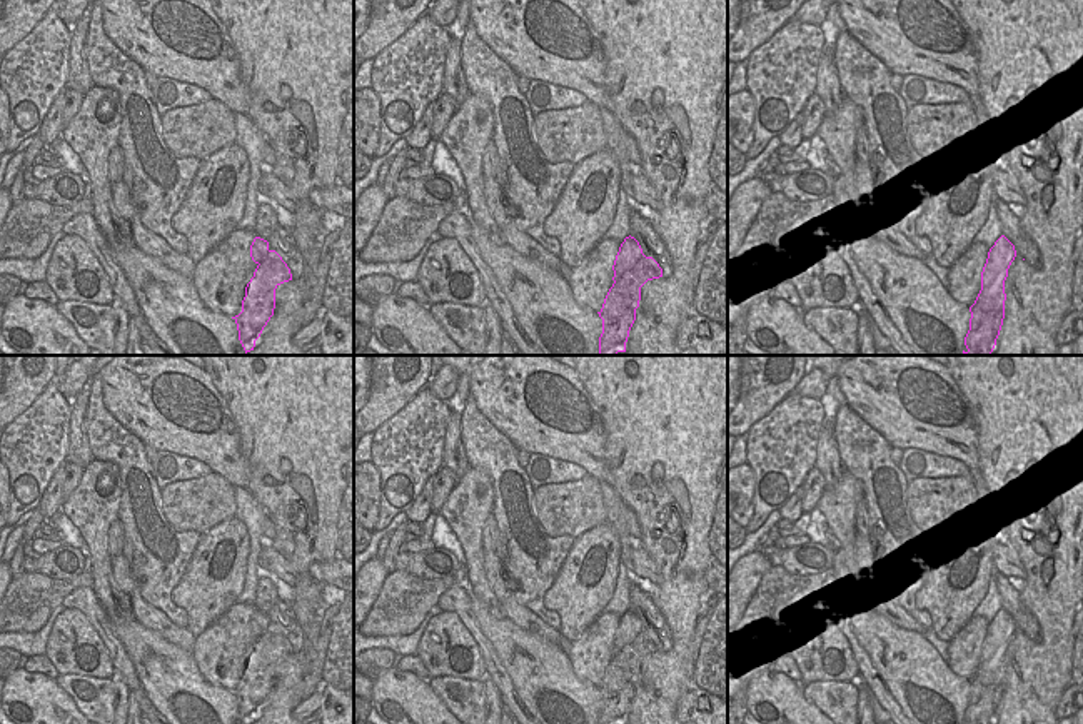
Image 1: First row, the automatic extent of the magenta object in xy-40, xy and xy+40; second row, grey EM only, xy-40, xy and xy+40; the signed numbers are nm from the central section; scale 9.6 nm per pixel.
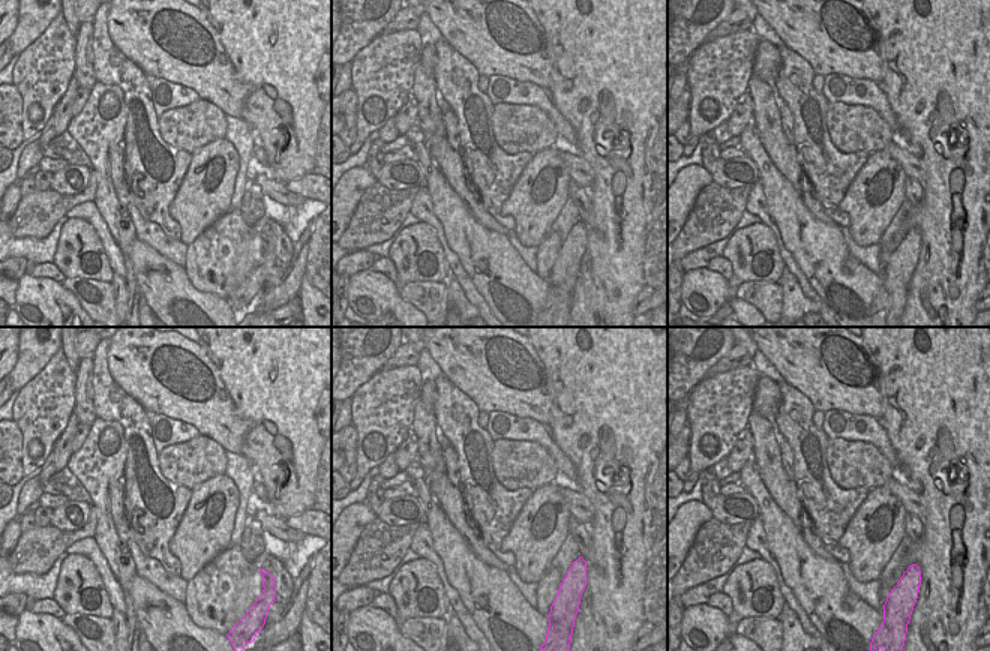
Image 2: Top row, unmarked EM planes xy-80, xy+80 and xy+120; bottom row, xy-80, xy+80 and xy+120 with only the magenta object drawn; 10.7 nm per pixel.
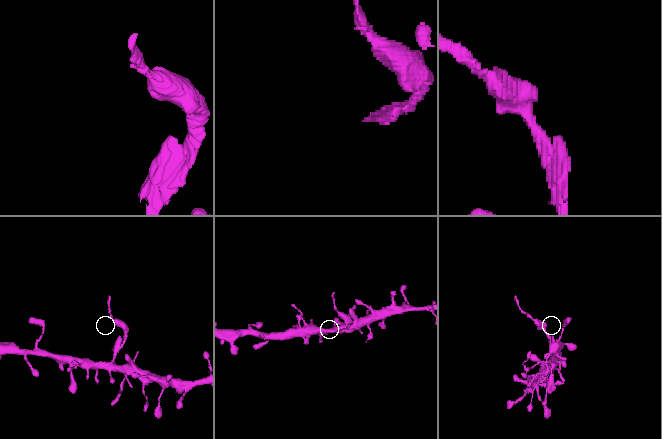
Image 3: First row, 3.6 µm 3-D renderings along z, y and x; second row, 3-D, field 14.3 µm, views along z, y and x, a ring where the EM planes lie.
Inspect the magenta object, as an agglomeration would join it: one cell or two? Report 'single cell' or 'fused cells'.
fused cells

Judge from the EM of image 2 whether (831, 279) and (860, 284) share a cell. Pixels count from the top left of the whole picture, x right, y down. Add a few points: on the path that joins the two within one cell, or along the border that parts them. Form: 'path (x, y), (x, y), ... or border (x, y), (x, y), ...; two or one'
path (839, 279), (843, 284), (852, 284); one

